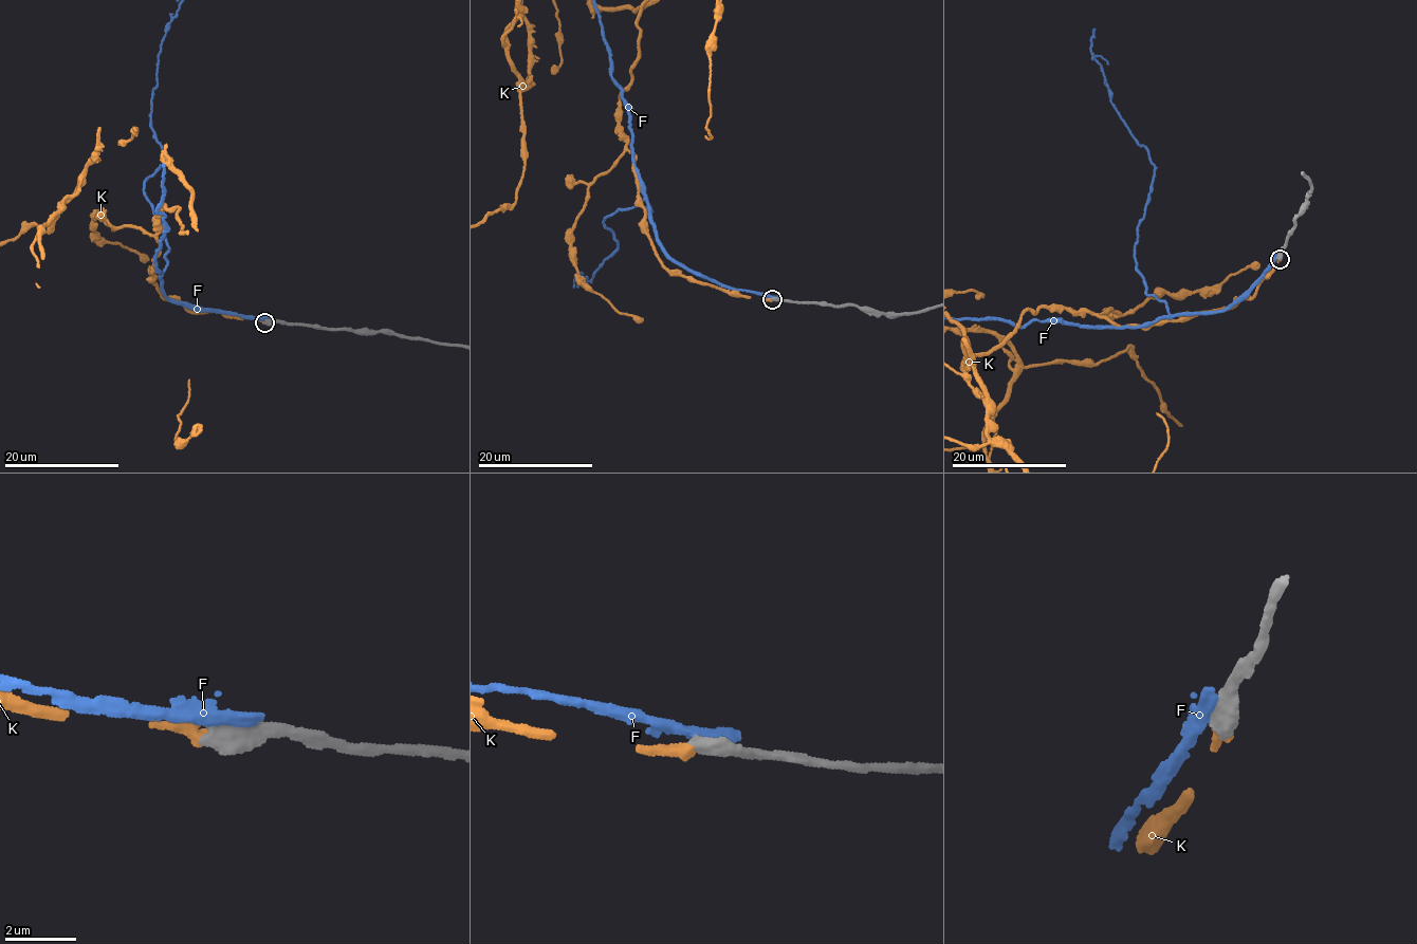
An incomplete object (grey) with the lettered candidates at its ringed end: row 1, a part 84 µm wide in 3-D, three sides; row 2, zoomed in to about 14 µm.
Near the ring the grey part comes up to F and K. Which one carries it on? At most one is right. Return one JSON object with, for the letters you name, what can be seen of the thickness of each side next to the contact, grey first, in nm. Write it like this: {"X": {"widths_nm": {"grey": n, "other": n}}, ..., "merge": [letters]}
{"K": {"widths_nm": {"grey": 600, "other": 320}}, "merge": ["K"]}

